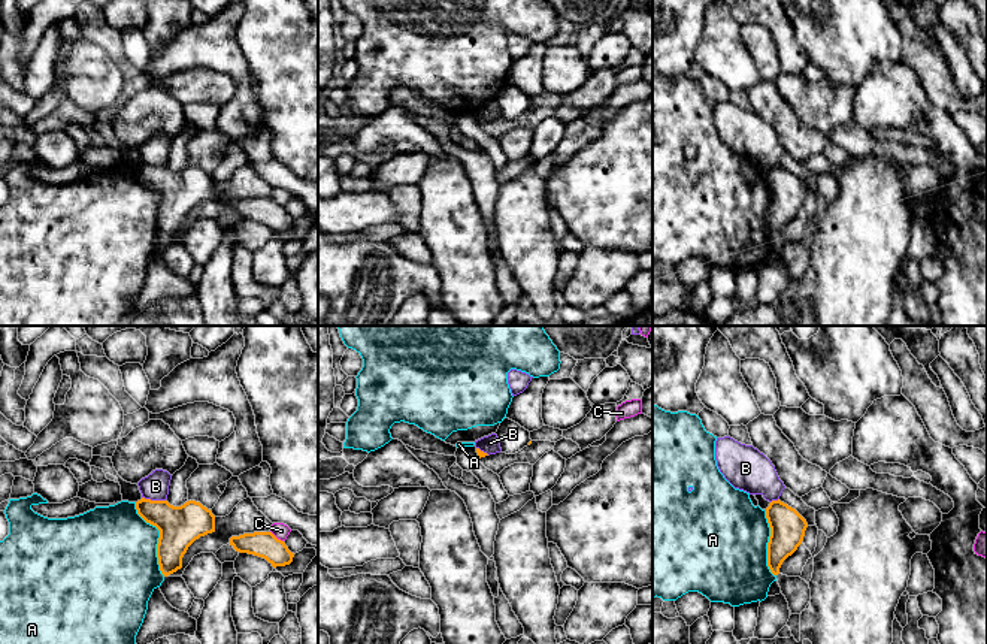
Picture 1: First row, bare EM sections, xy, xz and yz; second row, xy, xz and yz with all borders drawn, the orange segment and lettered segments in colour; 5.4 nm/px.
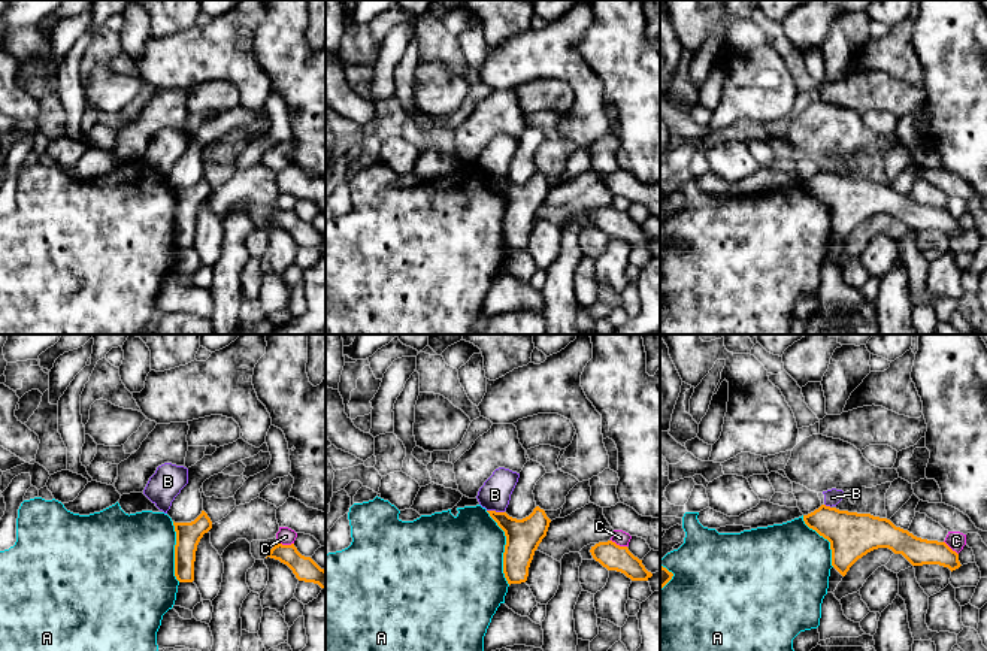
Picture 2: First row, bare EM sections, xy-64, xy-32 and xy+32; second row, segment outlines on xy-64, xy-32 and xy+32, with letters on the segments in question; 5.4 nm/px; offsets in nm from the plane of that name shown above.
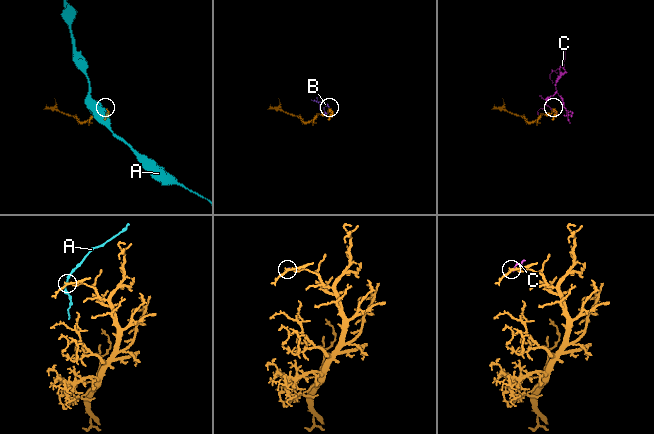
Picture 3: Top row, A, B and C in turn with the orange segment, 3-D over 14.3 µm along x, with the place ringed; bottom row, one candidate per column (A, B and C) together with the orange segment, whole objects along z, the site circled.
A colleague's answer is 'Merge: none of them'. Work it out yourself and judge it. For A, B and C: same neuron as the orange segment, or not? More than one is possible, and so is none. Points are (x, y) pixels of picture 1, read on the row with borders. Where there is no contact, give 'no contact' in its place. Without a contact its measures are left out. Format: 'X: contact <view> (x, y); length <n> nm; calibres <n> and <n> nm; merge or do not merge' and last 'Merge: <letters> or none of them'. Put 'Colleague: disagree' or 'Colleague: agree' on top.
Colleague: agree
A: contact xy (159, 538); length 440 nm; calibres 220 and 460 nm; do not merge
B: contact xy (154, 501); length 130 nm; calibres 220 and 140 nm; do not merge
C: contact xy (275, 537); length 90 nm; calibres 140 and 90 nm; do not merge
Merge: none of them

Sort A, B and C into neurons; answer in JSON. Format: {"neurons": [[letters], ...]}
{"neurons": [["A"], ["B"], ["C"]]}

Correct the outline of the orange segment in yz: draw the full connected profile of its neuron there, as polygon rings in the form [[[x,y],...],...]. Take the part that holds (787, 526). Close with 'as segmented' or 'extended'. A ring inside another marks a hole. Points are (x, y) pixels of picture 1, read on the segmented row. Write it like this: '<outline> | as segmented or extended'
[[[779,499],[769,504],[766,518],[770,527],[768,566],[773,575],[778,575],[782,562],[802,544],[808,523]]] | as segmented

